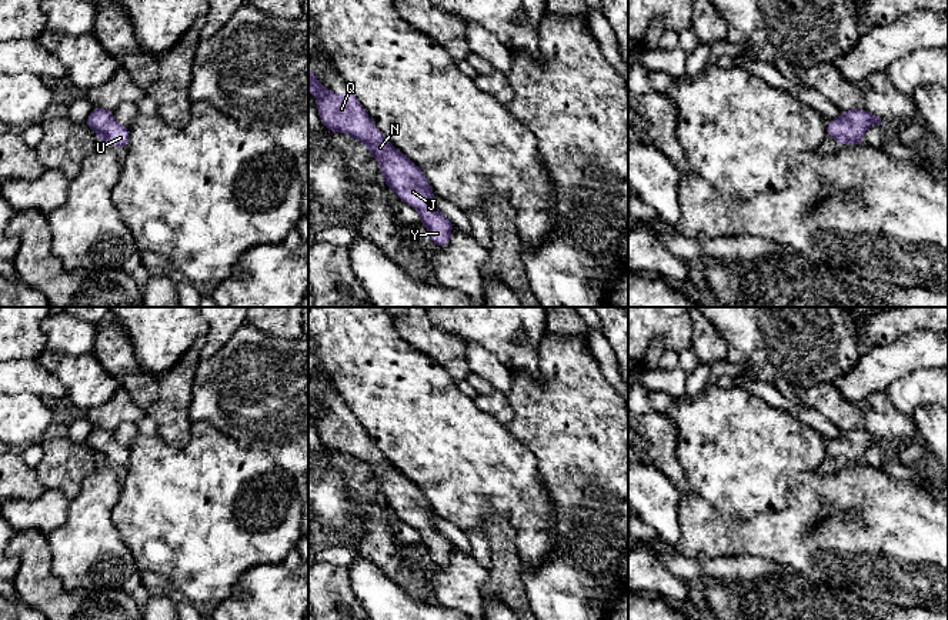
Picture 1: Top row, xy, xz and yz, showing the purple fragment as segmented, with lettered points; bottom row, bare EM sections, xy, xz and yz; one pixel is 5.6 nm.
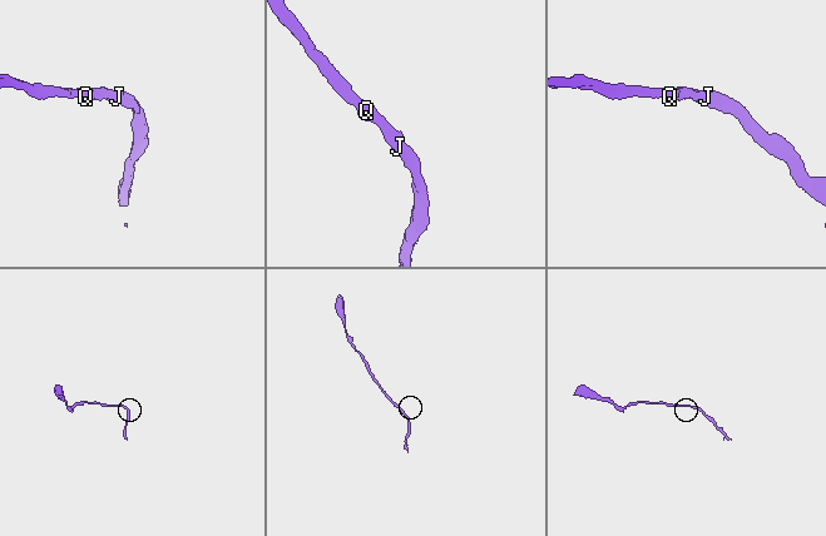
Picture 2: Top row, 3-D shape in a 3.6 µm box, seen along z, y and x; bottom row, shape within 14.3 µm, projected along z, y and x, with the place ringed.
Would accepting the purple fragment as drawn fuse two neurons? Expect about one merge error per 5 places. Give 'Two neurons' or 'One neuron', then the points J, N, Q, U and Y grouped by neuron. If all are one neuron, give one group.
One neuron. Groups: J N Q U Y

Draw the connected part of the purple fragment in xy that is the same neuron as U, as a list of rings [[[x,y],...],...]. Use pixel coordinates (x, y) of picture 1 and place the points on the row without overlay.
[[[94,427],[86,441],[100,459],[113,467],[128,466],[128,449],[113,439],[113,433],[104,429]]]

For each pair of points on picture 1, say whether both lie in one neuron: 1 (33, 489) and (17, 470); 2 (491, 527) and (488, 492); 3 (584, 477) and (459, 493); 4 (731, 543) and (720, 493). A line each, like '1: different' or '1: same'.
1: same
2: different
3: different
4: different

